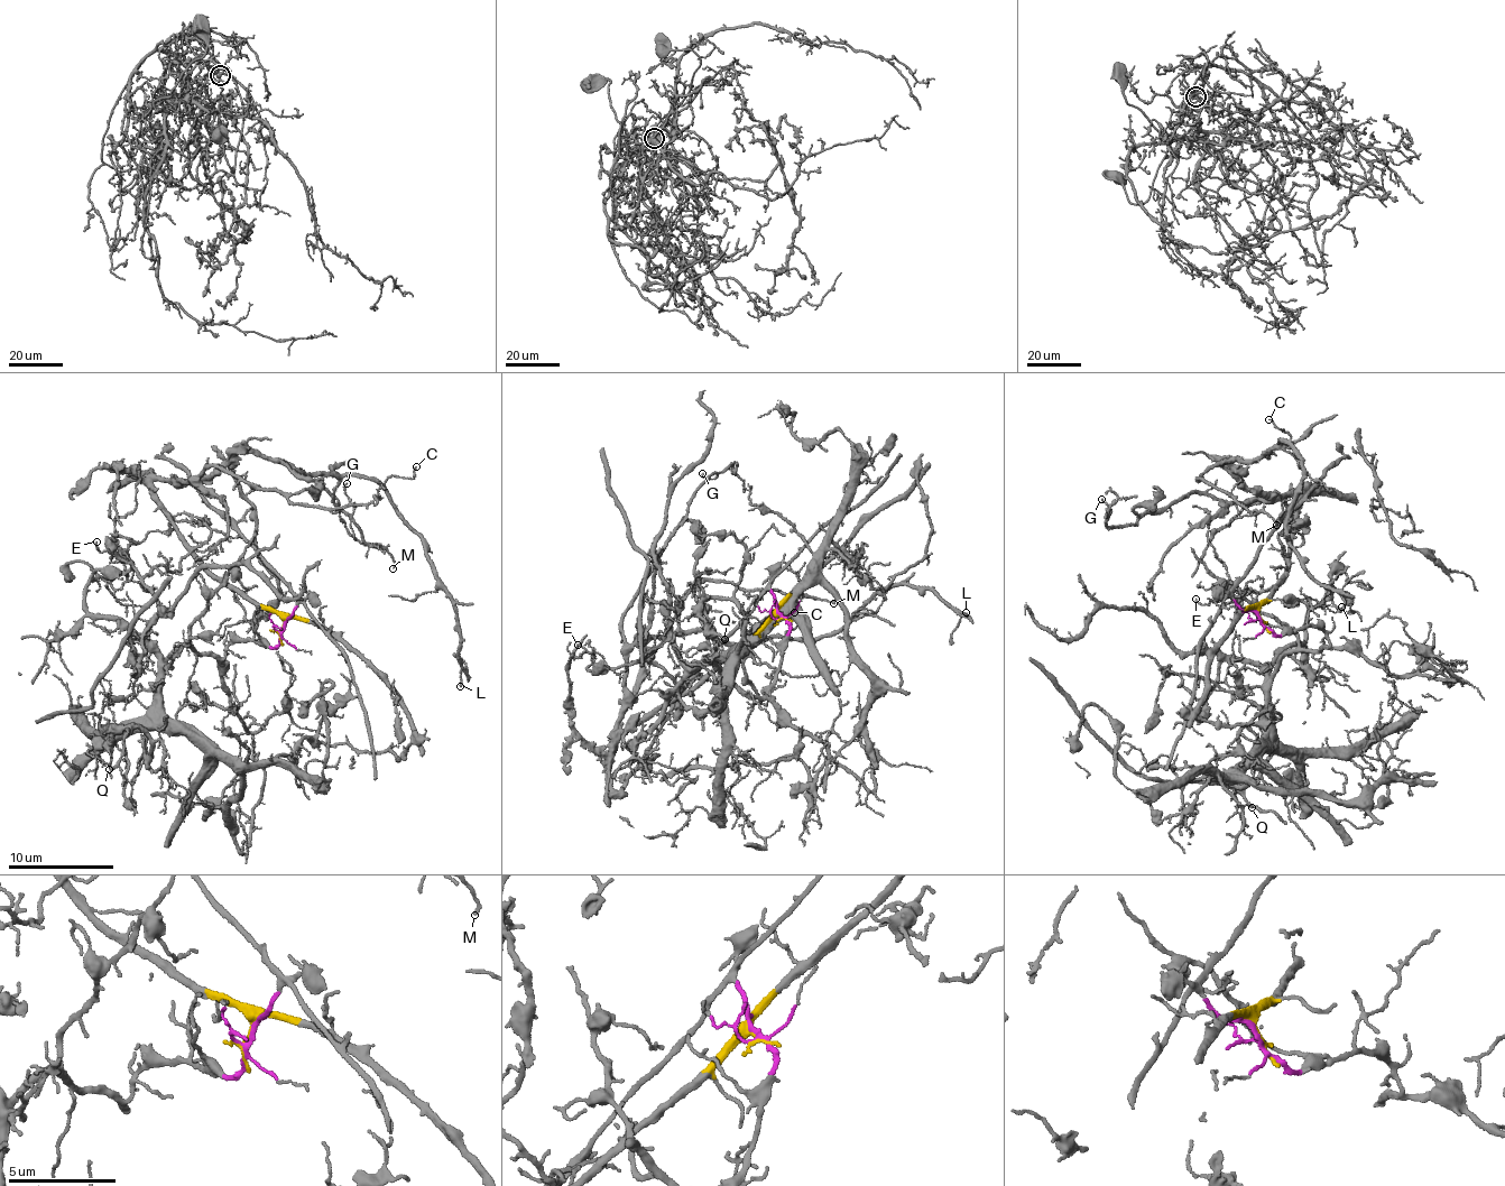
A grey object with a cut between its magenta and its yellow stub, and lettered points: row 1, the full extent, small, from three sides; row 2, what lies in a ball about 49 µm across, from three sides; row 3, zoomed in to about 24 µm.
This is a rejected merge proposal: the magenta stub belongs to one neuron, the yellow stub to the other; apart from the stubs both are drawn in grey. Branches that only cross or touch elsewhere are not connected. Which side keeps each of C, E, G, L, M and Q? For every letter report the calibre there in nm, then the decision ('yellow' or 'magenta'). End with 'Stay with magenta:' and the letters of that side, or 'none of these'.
C: 100 nm | yellow
E: 130 nm | magenta
G: 110 nm | yellow
L: 130 nm | yellow
M: 120 nm | yellow
Q: 140 nm | magenta
Stay with magenta: E, Q

